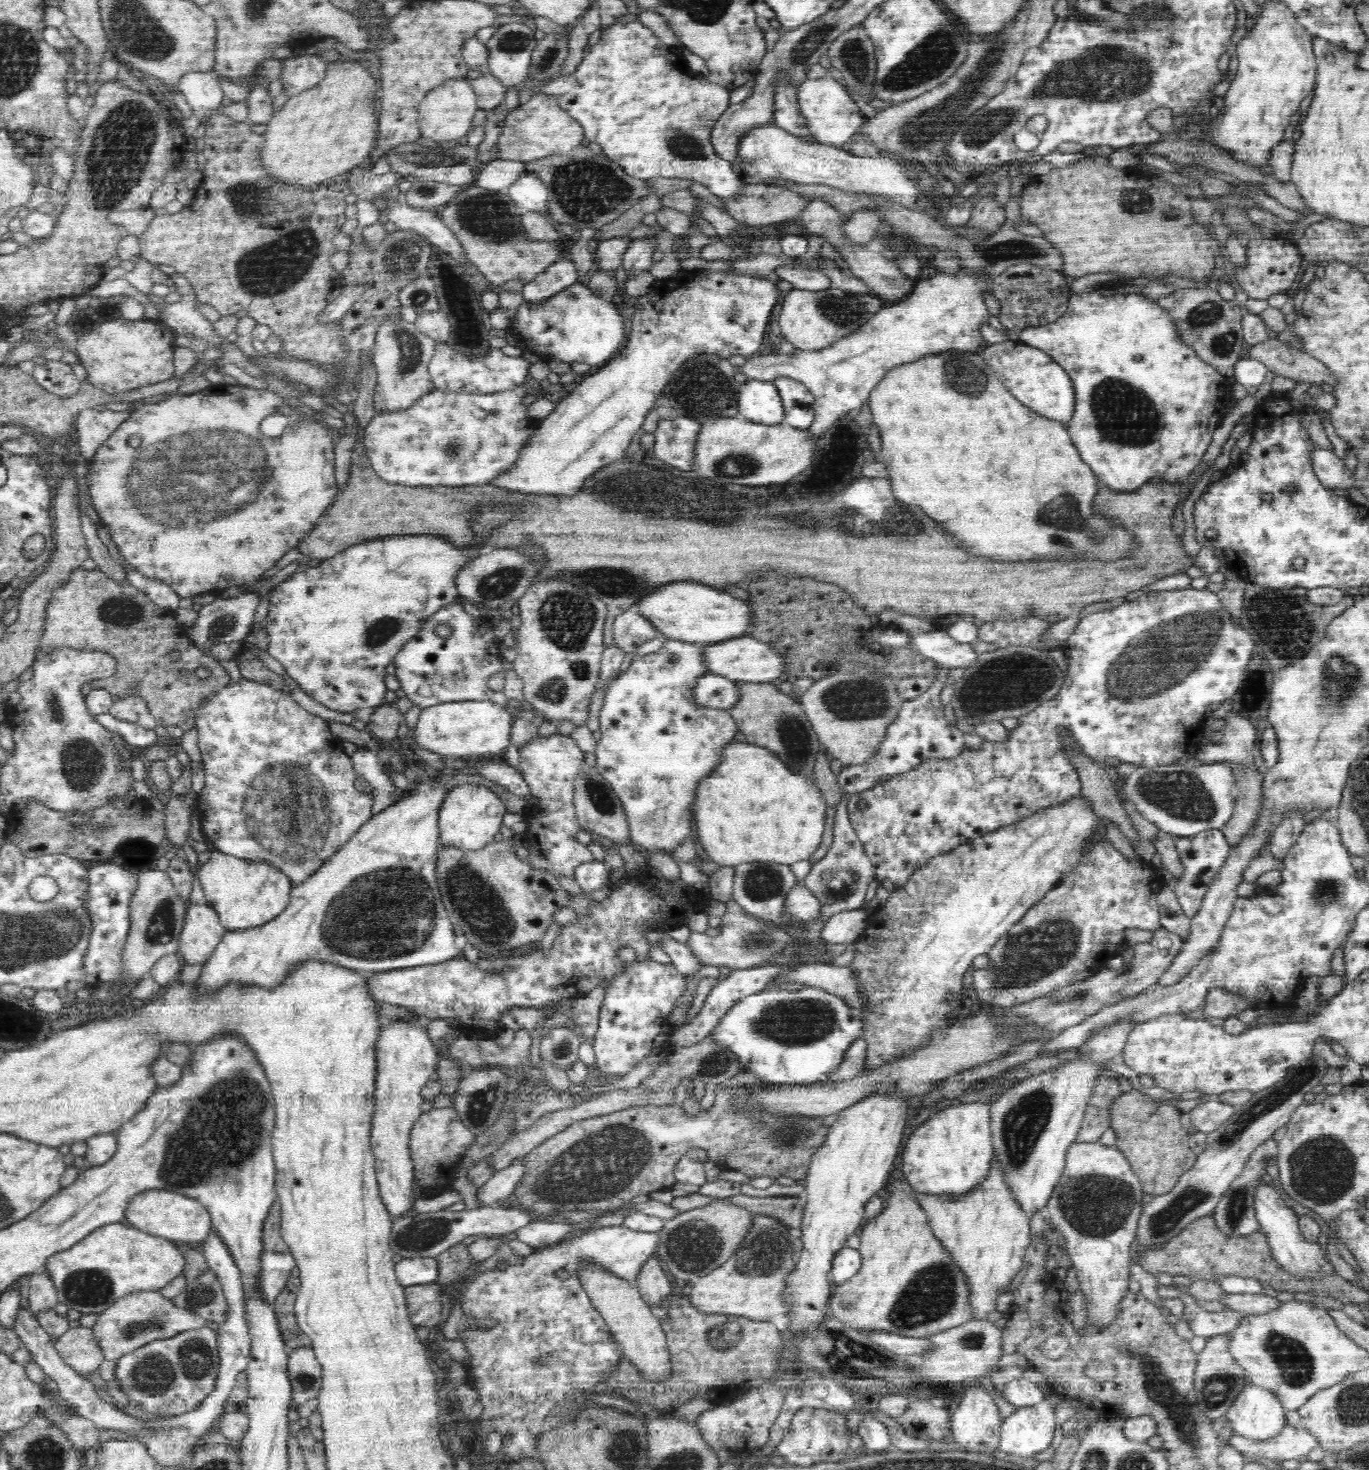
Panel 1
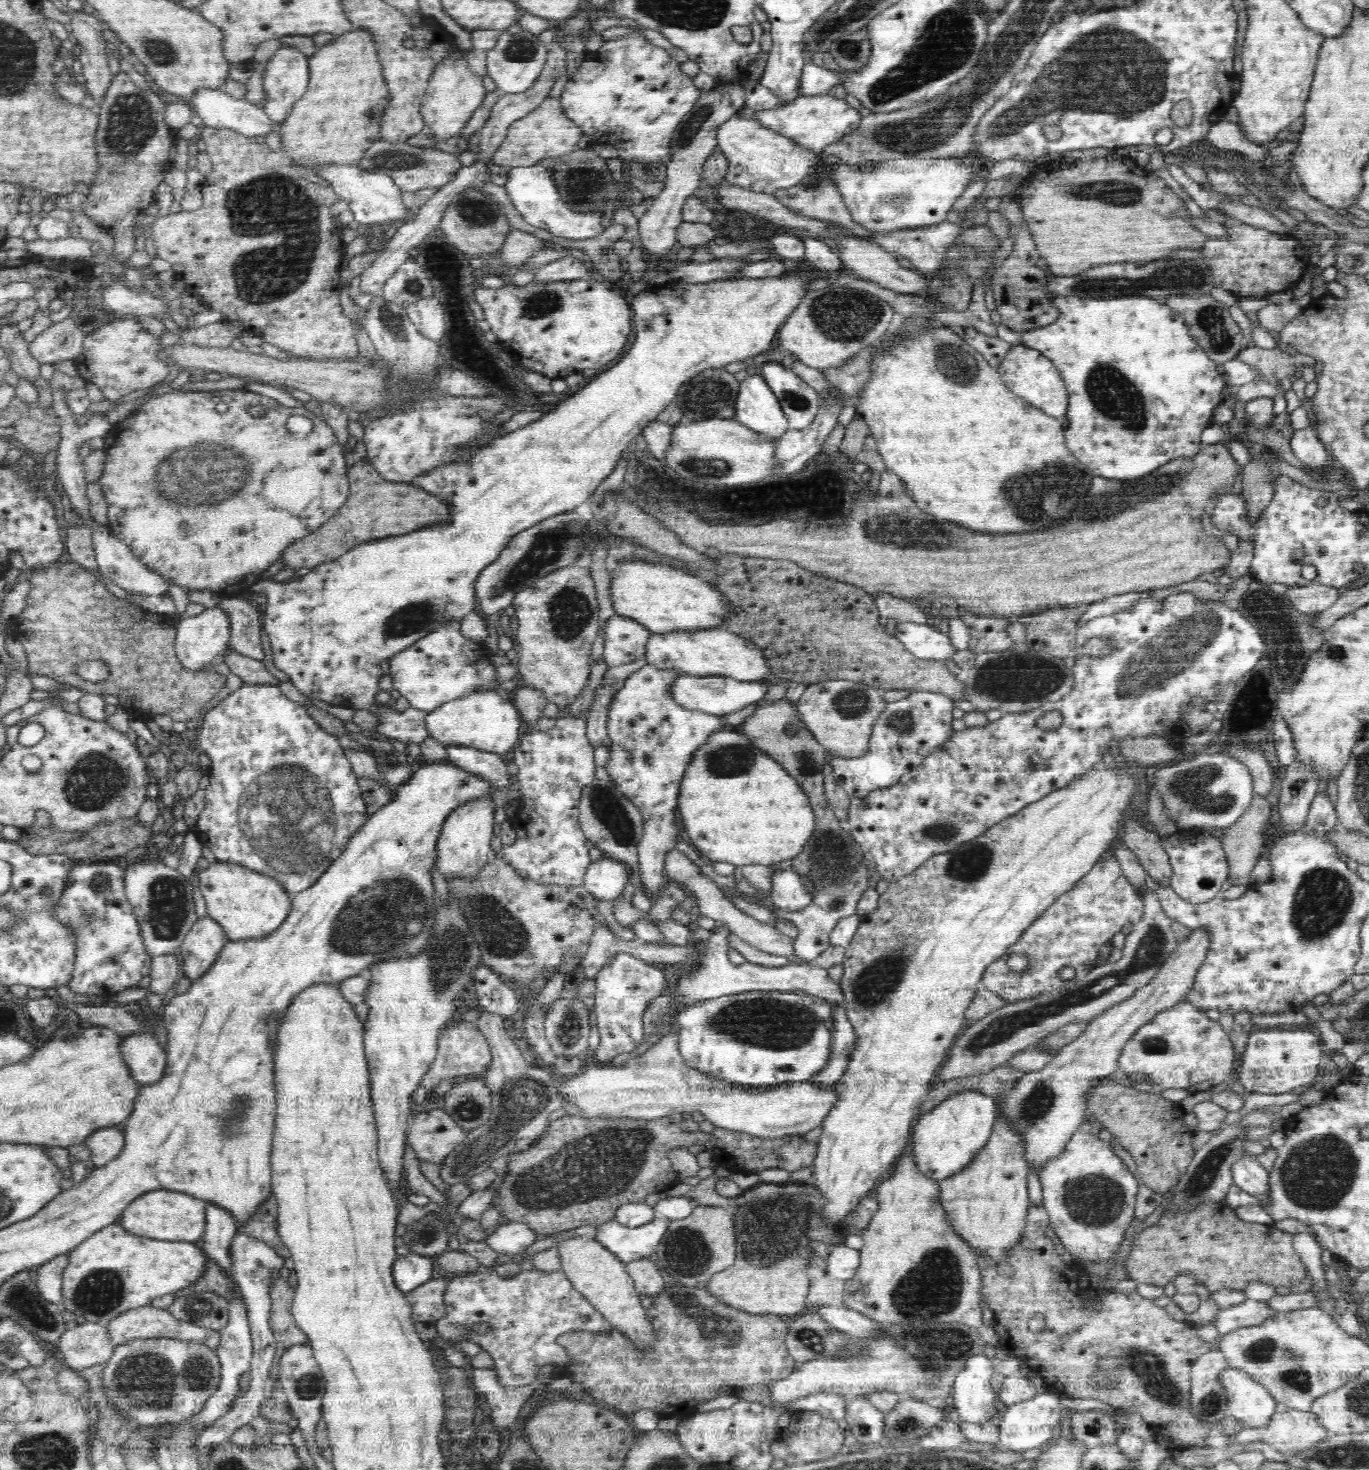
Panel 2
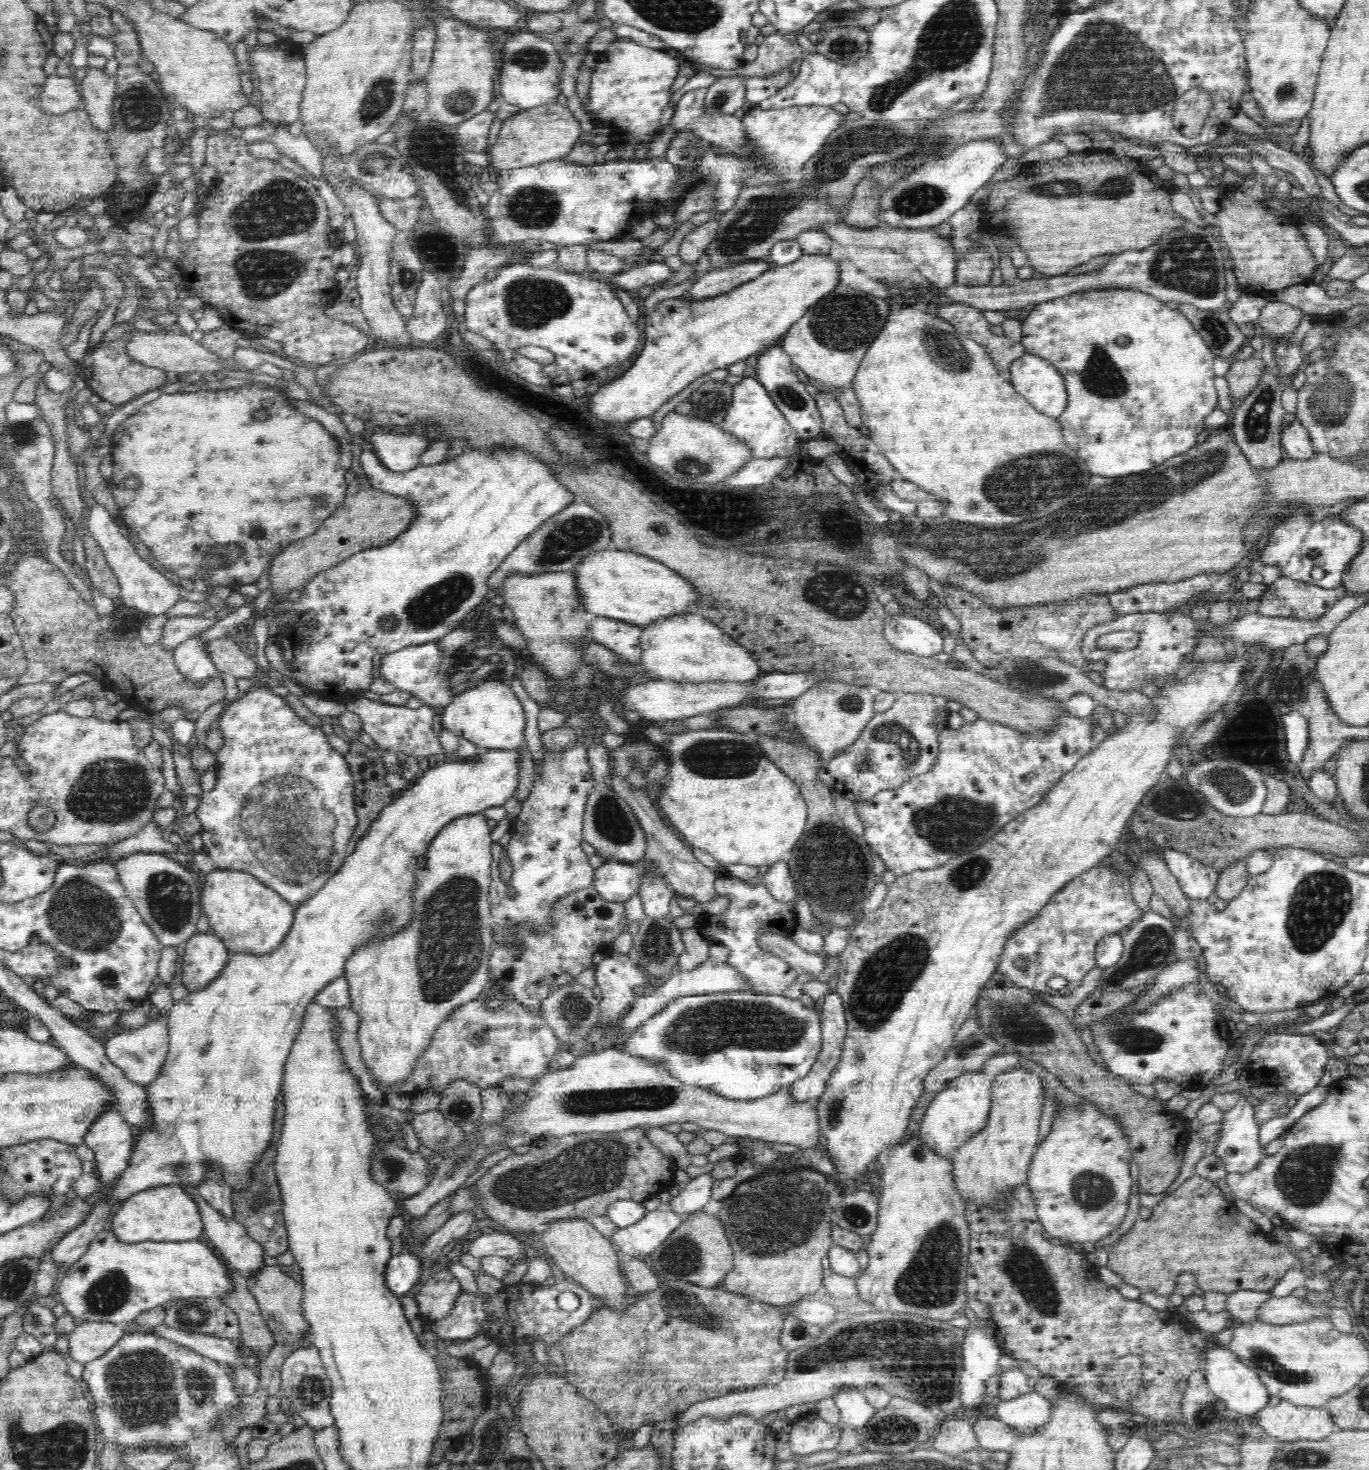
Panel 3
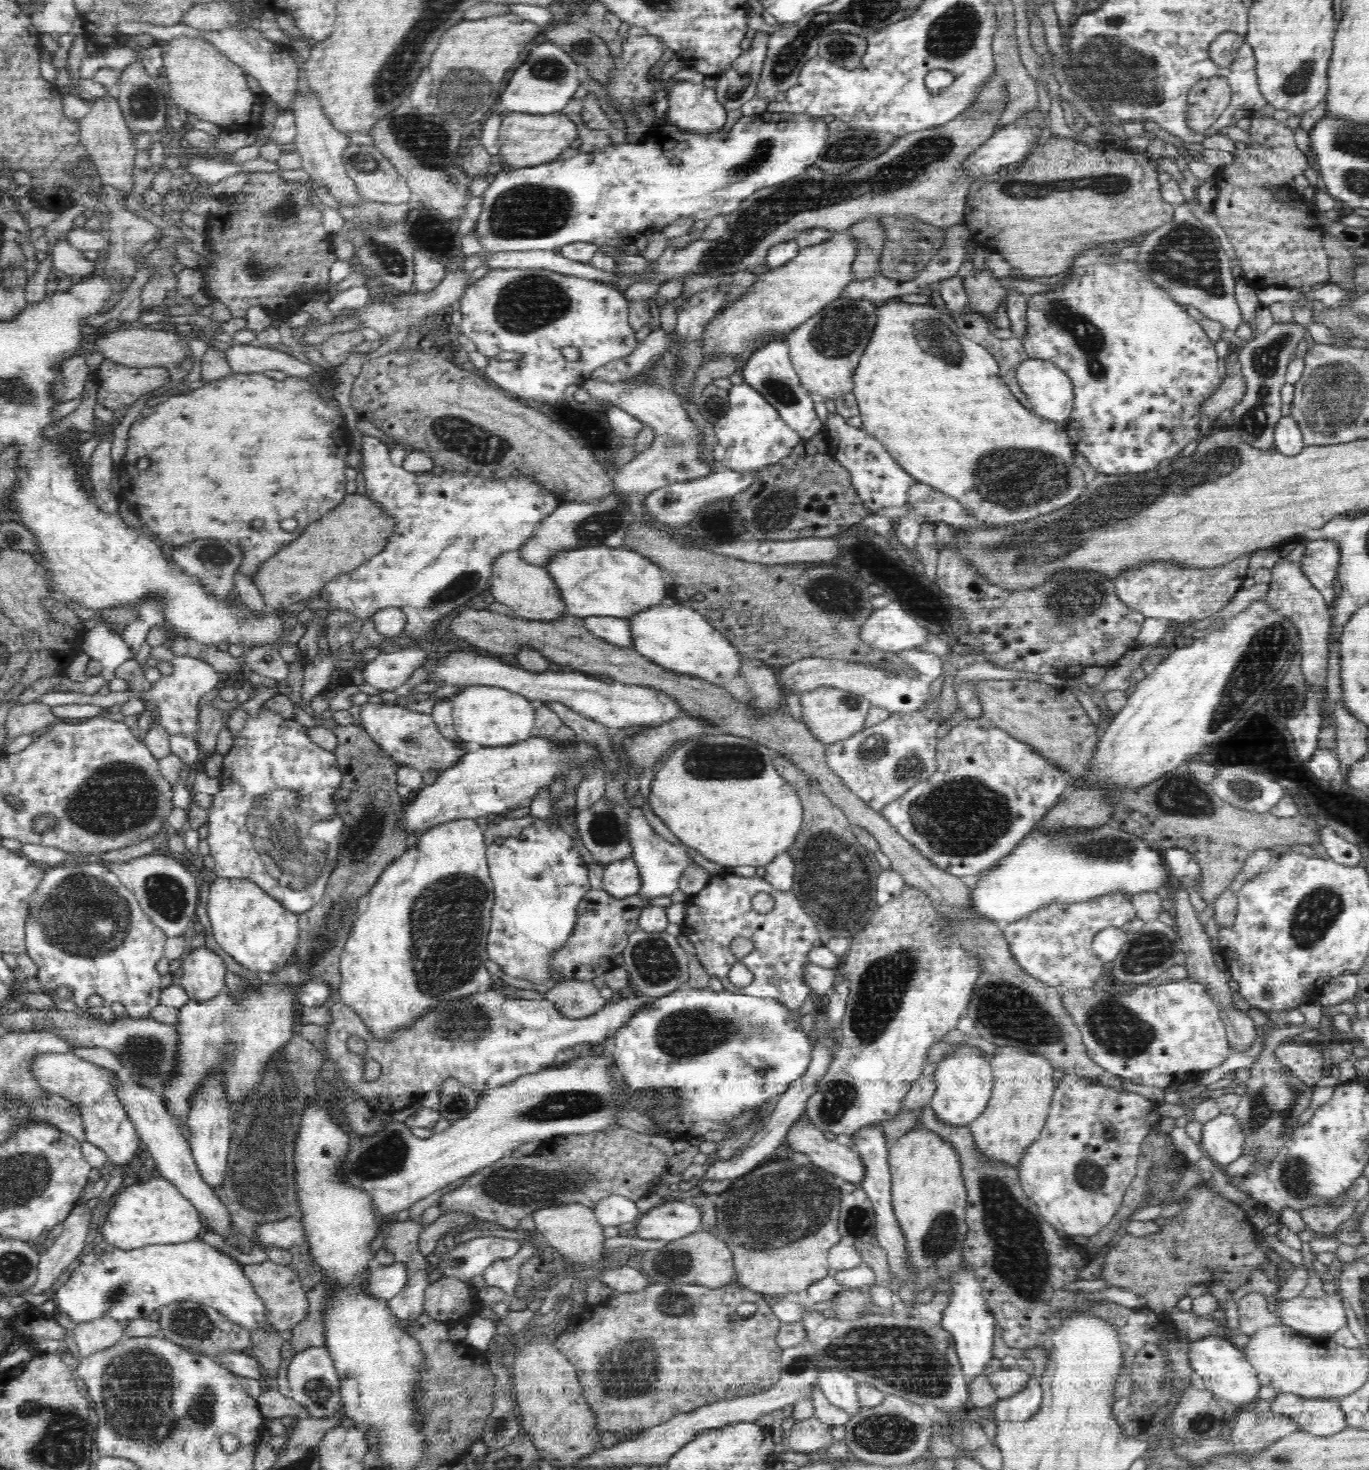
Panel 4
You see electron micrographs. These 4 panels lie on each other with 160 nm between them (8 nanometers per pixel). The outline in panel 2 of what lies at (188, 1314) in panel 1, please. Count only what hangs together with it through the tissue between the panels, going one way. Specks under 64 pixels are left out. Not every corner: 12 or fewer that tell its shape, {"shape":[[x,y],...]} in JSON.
{"shape":[[150,1304],[107,1324],[114,1346],[136,1339],[200,1340],[218,1351],[220,1332],[176,1320]]}

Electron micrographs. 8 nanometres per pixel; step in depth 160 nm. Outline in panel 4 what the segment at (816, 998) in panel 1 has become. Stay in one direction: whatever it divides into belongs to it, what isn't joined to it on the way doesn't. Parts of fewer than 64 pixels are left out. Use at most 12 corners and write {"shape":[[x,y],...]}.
{"shape":[[678,990],[615,1032],[649,1116],[677,1140],[728,1136],[744,1108],[807,1072],[787,1006]]}

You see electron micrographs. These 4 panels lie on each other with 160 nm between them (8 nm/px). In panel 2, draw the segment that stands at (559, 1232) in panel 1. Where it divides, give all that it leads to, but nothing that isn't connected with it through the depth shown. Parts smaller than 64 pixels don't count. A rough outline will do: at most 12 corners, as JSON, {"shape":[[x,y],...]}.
{"shape":[[501,1221],[485,1241],[499,1255],[528,1250],[538,1237],[526,1223]]}

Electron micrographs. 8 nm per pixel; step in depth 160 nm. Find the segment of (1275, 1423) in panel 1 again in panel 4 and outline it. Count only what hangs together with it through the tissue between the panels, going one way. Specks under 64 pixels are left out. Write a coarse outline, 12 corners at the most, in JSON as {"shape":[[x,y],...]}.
{"shape":[[1216,1332],[1188,1356],[1214,1396],[1246,1408],[1261,1382],[1244,1350]]}

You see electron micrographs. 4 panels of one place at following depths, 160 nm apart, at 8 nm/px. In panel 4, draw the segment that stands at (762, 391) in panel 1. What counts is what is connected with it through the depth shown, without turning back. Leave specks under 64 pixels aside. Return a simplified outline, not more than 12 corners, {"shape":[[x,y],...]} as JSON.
{"shape":[[748,384],[714,424],[722,468],[762,471],[801,436]]}

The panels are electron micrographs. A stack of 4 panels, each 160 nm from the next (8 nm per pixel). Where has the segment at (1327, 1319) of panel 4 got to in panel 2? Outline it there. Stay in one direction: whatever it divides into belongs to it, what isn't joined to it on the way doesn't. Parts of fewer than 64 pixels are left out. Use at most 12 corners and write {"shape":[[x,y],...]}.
{"shape":[[1246,1299],[1219,1309],[1213,1324],[1220,1336],[1261,1324],[1277,1311]]}

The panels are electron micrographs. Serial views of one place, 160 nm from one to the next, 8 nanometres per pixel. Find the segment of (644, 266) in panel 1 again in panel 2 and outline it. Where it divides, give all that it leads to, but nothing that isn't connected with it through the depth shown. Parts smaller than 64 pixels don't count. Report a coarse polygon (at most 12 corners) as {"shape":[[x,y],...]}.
{"shape":[[702,96],[672,135],[664,188],[639,219],[644,254],[673,251],[716,132],[738,112]]}

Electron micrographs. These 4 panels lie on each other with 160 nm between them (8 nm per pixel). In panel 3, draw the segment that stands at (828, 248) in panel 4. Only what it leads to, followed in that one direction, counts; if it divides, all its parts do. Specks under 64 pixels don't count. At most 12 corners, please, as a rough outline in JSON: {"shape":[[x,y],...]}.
{"shape":[[803,253],[720,296],[665,299],[592,396],[626,426],[774,346],[840,283]]}

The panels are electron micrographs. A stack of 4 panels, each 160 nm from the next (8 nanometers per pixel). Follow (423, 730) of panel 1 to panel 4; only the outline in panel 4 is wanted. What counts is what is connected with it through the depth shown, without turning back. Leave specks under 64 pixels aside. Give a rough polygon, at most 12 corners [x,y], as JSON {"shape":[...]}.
{"shape":[[499,686],[451,698],[463,744],[506,747],[532,737],[535,710]]}

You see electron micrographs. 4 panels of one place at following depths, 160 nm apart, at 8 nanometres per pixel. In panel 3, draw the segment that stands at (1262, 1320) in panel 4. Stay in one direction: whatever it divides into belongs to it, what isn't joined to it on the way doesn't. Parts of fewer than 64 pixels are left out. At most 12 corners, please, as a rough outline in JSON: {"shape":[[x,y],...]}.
{"shape":[[1236,1290],[1226,1310],[1236,1322],[1256,1321],[1268,1291]]}

